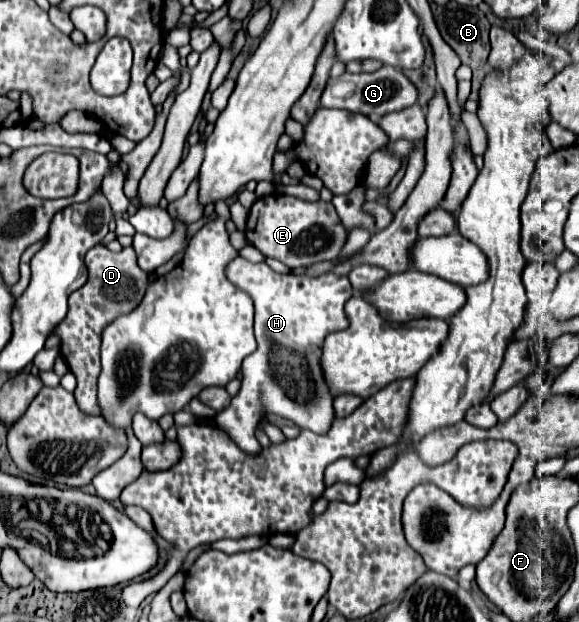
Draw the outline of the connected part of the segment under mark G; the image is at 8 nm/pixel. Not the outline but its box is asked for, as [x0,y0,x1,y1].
[321,65,417,121]

